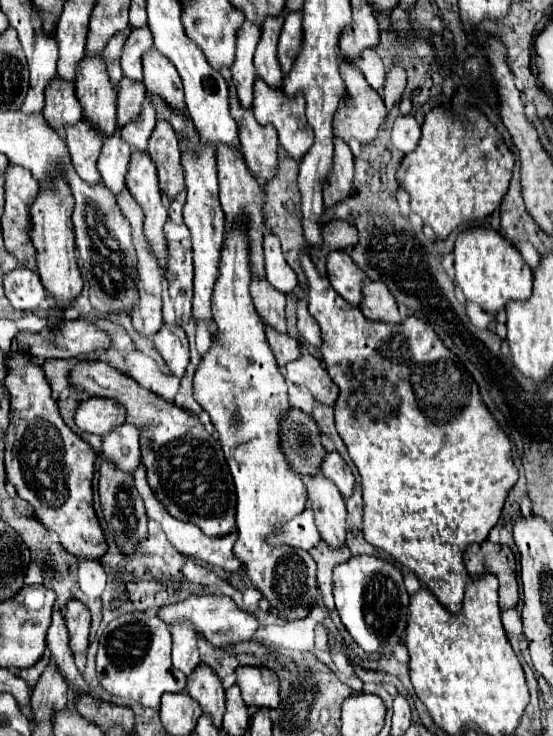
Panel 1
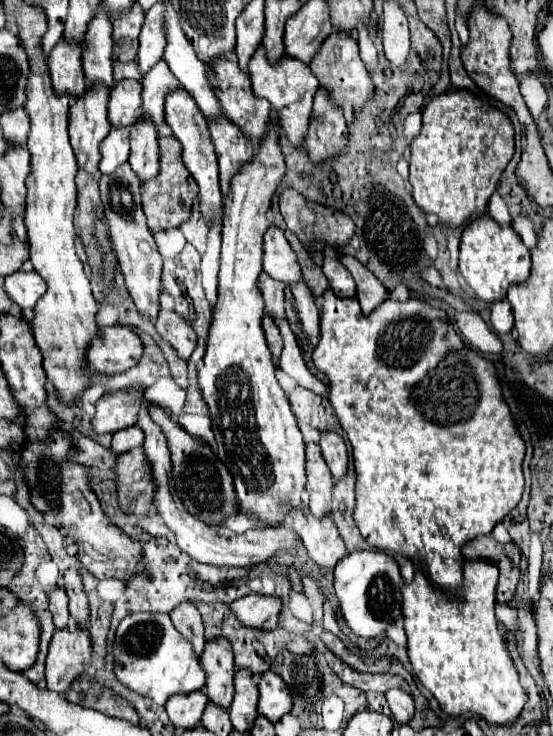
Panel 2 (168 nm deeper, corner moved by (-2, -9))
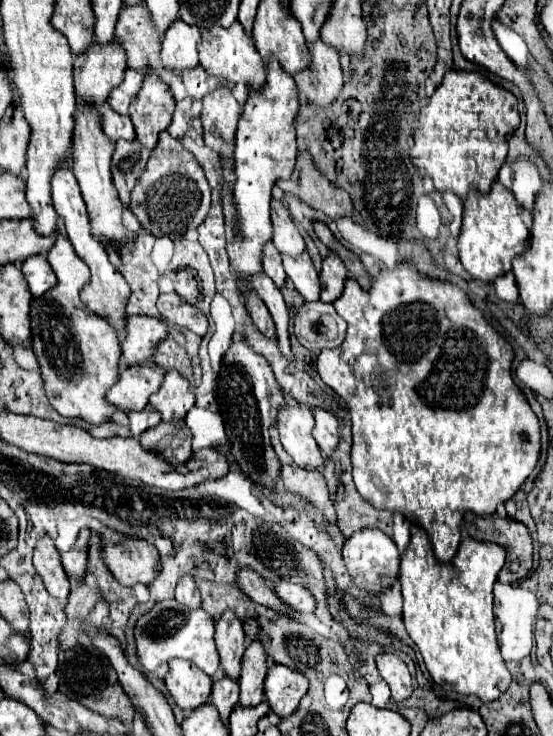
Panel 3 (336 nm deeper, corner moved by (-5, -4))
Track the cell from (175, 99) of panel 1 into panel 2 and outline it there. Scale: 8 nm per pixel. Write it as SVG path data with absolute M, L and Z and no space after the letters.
M176 88L166 96L164 116L166 116L166 124L172 128L172 134L180 140L184 148L184 154L182 154L184 166L190 170L192 178L198 184L198 200L200 200L200 212L204 220L208 222L208 226L212 226L214 222L222 222L222 194L220 194L220 182L218 182L218 164L216 164L216 152L210 140L206 118L198 110L196 102L184 92L184 88Z

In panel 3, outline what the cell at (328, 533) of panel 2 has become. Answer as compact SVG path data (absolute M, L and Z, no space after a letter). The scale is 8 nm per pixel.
M273 427L271 441L273 441L273 449L281 461L281 479L285 483L285 489L301 495L305 501L311 501L317 509L323 511L323 515L329 521L335 521L333 501L329 499L329 491L327 491L323 475L317 475L319 471L307 471L307 469L301 469L299 465L293 465L291 457L285 453L285 449L279 441L277 427Z

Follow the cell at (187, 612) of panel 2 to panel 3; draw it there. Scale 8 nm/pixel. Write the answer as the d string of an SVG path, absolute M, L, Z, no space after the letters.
M183 575L177 583L177 589L175 589L175 599L181 603L181 605L187 605L191 609L197 609L201 607L201 597L199 597L199 589L195 585L195 579L191 575Z

